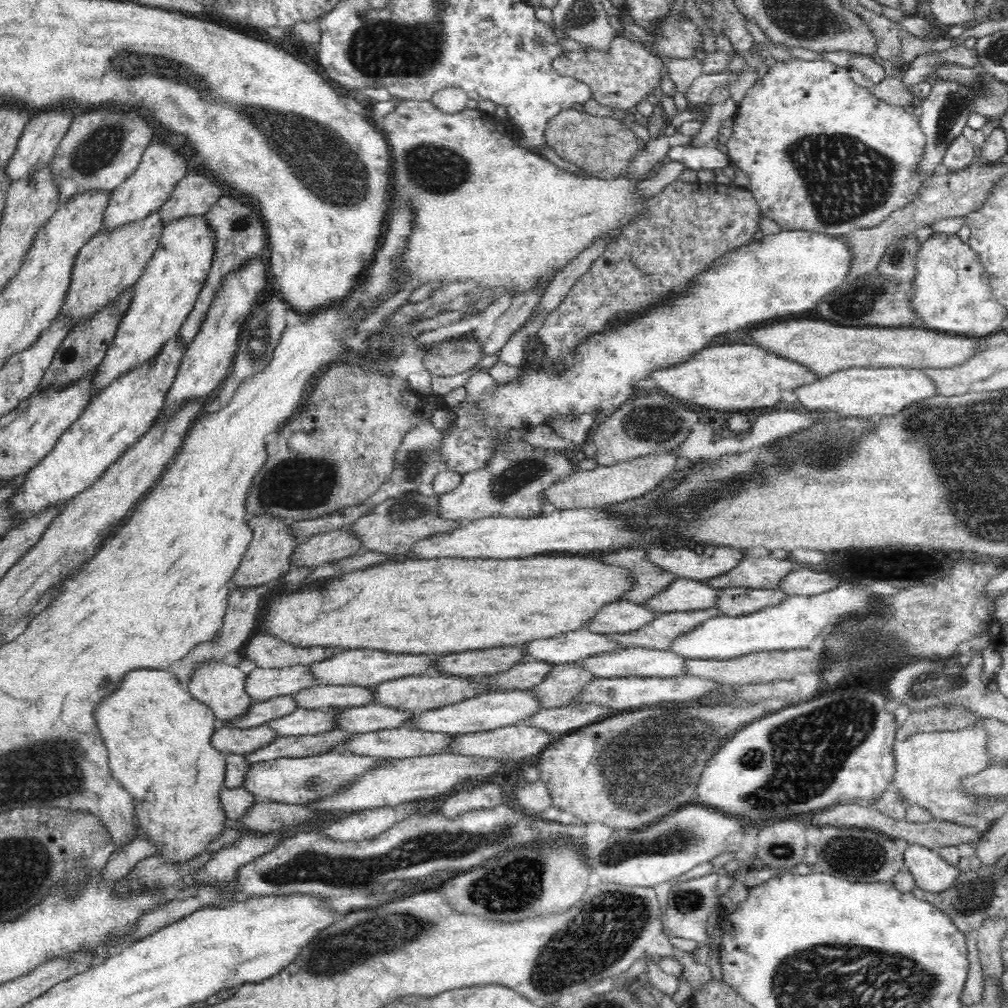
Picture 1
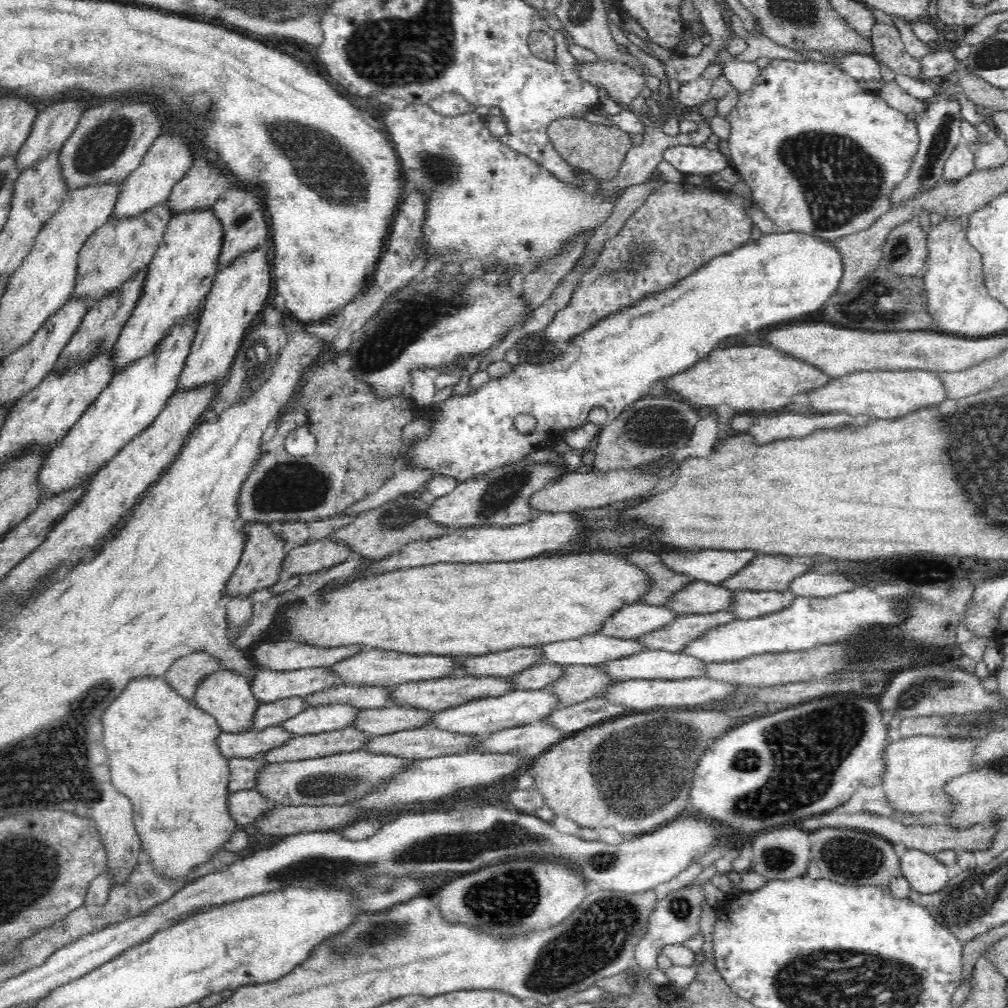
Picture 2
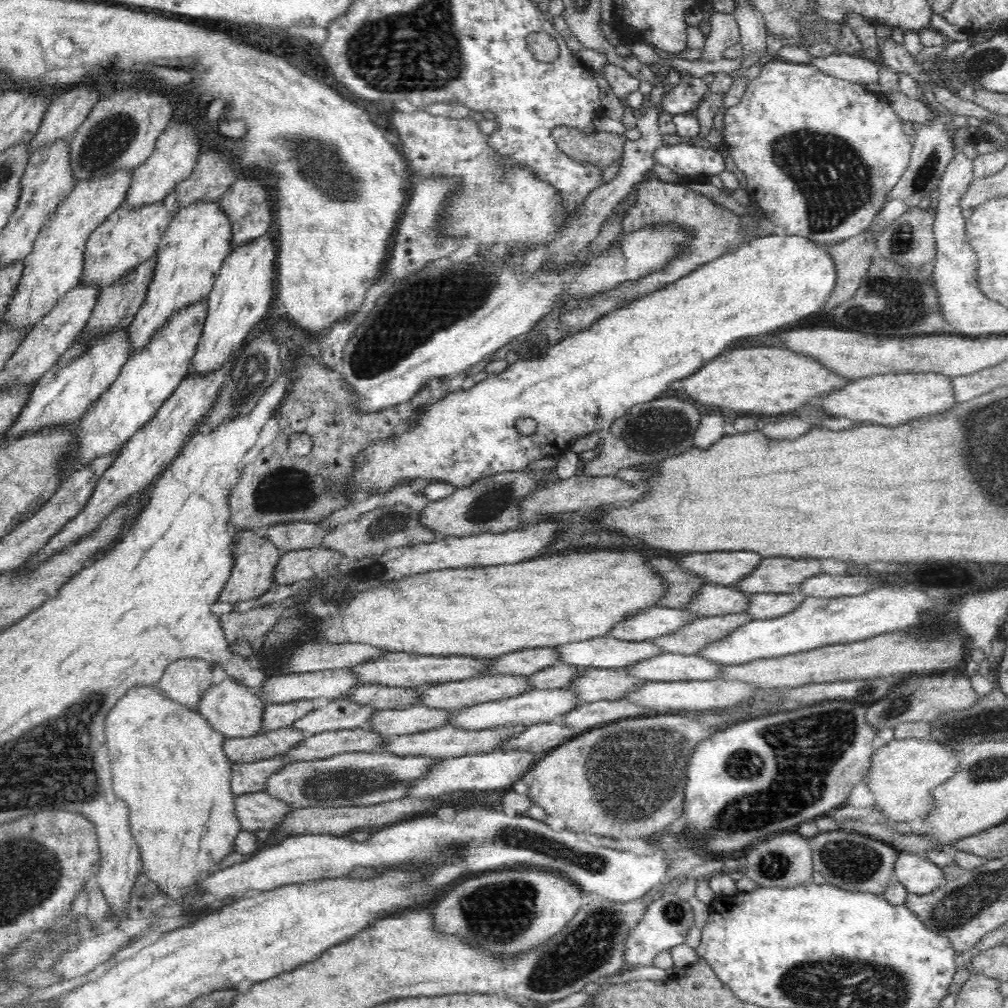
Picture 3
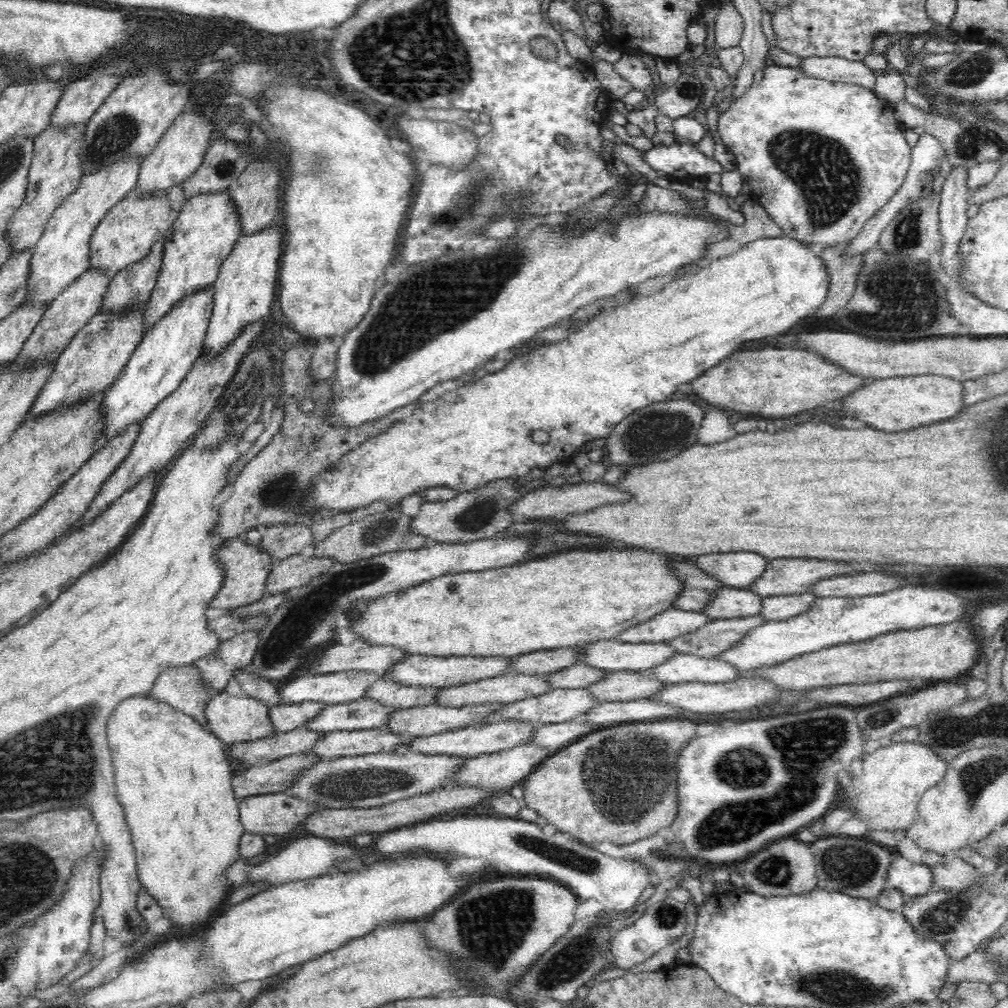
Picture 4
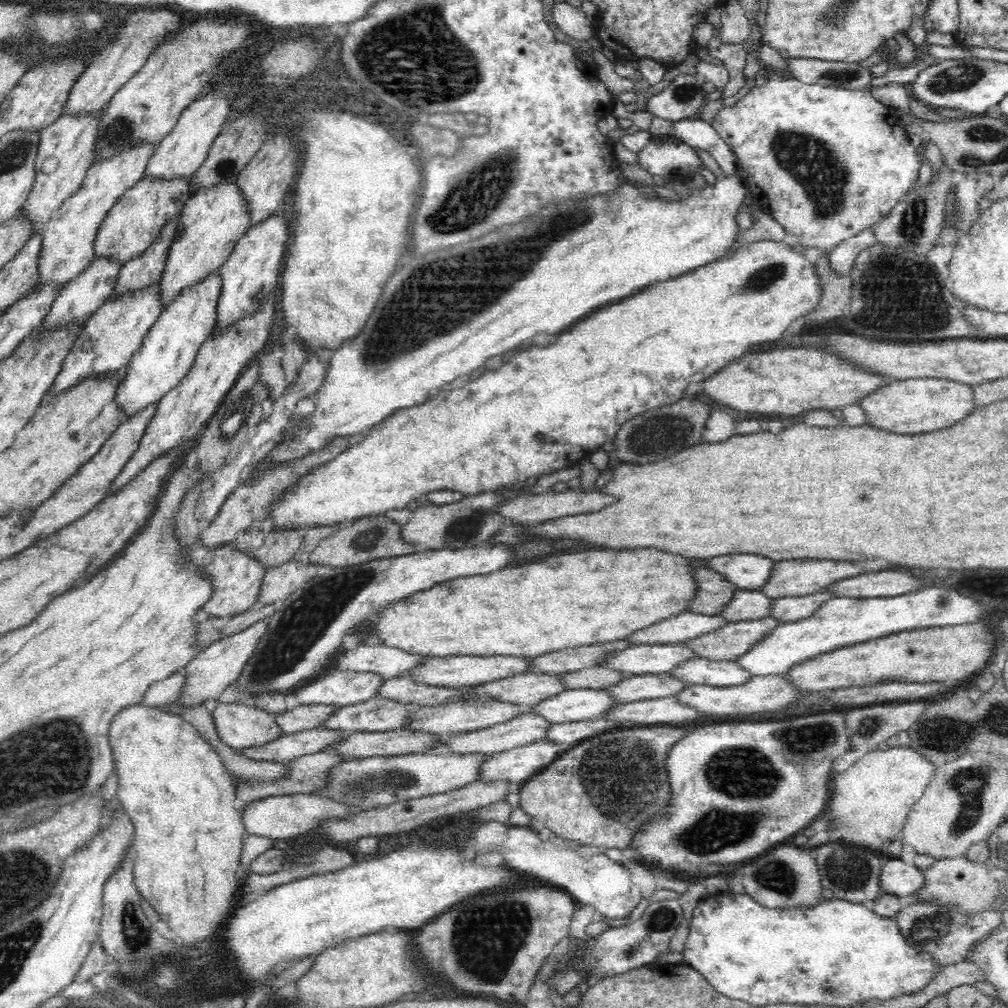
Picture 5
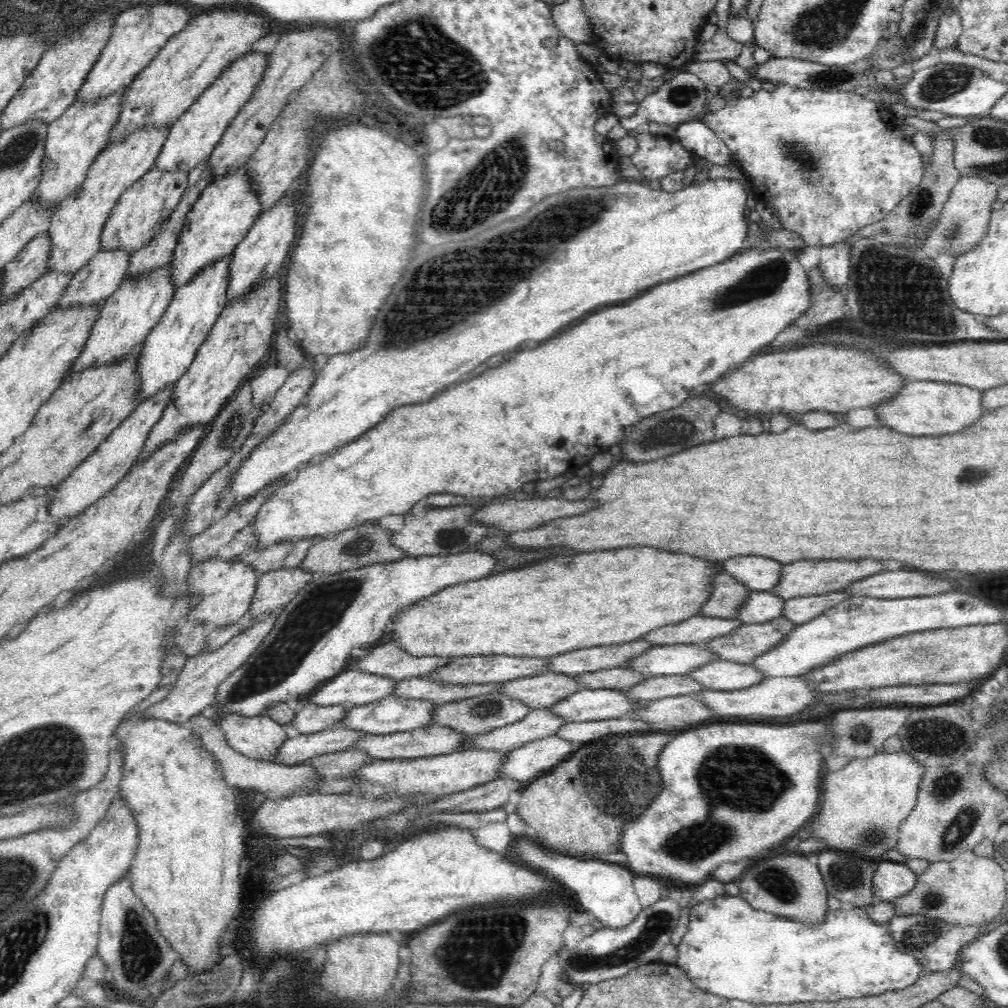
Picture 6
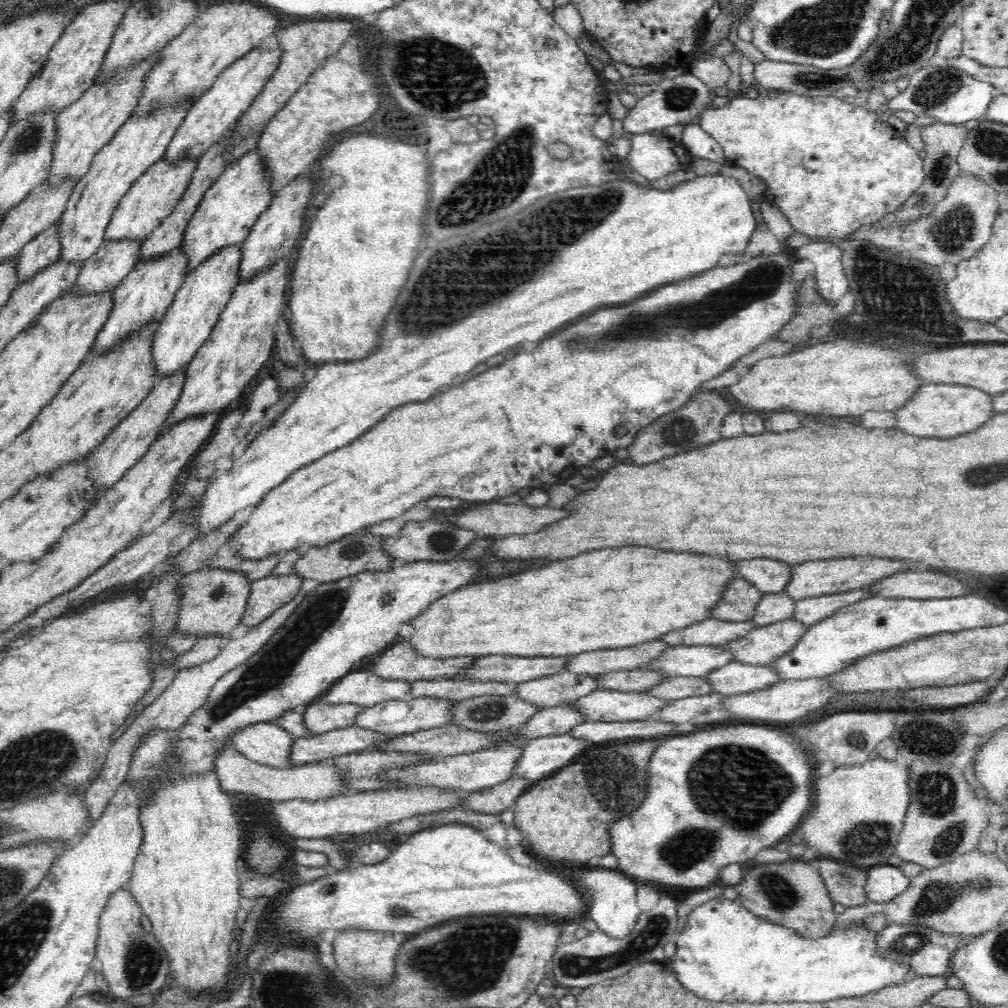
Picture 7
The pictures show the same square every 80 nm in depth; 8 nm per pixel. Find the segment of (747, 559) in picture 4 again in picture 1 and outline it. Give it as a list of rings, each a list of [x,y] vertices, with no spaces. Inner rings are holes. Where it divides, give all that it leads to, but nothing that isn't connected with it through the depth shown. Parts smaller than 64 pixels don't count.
[[[718,545],[704,547],[700,554],[688,547],[672,550],[659,547],[645,551],[649,561],[658,565],[662,570],[685,579],[701,582],[724,575],[725,572],[736,567],[746,555],[755,554],[751,549],[718,547]]]

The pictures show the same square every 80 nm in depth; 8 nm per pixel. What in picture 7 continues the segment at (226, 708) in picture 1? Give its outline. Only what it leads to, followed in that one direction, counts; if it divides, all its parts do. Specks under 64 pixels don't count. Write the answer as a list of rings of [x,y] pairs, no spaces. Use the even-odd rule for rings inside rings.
[[[272,722],[250,725],[232,736],[230,742],[238,752],[254,762],[274,768],[287,769],[294,767],[292,760],[289,760],[289,756],[292,754],[292,746],[295,739],[286,729],[278,726],[276,722]]]

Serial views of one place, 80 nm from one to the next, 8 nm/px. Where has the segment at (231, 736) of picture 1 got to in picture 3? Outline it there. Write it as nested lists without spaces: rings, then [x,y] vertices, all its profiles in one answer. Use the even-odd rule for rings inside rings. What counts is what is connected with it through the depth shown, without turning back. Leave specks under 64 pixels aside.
[[[291,726],[269,730],[244,738],[224,737],[223,751],[232,763],[256,762],[257,760],[279,756],[298,744],[305,735]]]

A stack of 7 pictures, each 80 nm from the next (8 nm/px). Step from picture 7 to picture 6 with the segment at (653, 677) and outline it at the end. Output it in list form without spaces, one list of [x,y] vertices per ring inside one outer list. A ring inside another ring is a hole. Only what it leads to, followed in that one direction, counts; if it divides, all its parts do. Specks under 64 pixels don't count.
[[[622,667],[576,675],[577,683],[583,686],[584,689],[605,688],[610,690],[622,690],[644,679],[646,679],[646,677],[640,675],[640,673]]]

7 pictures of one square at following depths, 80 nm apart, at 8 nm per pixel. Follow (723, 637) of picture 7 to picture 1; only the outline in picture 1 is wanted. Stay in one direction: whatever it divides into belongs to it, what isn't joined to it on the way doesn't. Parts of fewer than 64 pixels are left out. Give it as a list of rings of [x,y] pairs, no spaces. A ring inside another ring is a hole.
[[[622,599],[616,603],[604,606],[585,629],[598,634],[624,634],[642,628],[660,612],[650,610],[638,603]]]

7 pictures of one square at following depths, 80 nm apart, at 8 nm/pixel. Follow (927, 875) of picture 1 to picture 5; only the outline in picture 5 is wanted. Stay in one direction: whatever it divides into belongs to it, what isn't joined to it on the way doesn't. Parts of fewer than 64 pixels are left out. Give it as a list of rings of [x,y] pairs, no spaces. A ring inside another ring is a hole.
[[[887,857],[881,875],[884,894],[898,897],[911,896],[918,893],[923,884],[923,872],[916,865],[908,865],[898,857]]]

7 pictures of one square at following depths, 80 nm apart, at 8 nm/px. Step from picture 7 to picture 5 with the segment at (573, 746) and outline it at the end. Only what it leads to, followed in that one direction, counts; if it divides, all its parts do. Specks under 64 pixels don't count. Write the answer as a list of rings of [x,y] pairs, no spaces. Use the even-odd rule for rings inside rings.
[[[542,738],[524,746],[489,755],[485,763],[481,764],[480,780],[507,780],[521,785],[532,775],[542,772],[547,764],[555,761],[564,752],[558,745]]]

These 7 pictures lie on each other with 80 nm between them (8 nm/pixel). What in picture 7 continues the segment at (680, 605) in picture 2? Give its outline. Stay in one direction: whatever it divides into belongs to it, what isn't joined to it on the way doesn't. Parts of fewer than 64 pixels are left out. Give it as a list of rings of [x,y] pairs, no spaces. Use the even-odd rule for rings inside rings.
[[[785,592],[765,593],[757,604],[752,622],[758,627],[780,623],[793,618],[794,607],[797,601],[790,598]]]

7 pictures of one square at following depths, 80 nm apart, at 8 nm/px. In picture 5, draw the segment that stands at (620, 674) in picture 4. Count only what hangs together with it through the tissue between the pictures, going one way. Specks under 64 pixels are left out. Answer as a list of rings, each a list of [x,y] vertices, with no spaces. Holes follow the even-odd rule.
[[[670,674],[628,675],[605,691],[615,702],[633,703],[641,700],[672,697],[686,688],[689,682],[674,679]]]

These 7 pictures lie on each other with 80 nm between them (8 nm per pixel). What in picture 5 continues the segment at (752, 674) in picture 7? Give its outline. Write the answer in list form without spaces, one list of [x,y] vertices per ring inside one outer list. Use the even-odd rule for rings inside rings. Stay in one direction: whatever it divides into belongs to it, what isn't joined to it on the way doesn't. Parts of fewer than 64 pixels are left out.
[[[696,657],[675,666],[668,674],[689,684],[736,686],[748,682],[752,675],[735,661],[708,660]]]

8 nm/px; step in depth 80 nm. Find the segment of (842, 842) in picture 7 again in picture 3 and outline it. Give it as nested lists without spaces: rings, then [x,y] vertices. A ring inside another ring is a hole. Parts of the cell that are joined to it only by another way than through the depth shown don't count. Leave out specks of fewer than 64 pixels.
[[[894,738],[874,752],[866,786],[886,820],[911,822],[914,818],[928,816],[930,808],[934,808],[930,792],[942,782],[950,780],[954,772],[958,772],[958,752],[936,739]]]

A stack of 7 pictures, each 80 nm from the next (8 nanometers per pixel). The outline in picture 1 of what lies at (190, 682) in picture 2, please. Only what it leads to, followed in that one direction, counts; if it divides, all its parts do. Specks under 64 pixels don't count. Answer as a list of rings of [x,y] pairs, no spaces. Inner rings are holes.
[[[236,587],[230,591],[227,599],[227,609],[223,618],[220,635],[217,636],[216,642],[206,642],[197,644],[184,658],[180,660],[180,668],[173,673],[179,678],[180,683],[187,688],[187,682],[192,678],[194,669],[204,661],[220,660],[226,658],[227,652],[237,651],[240,646],[244,645],[252,636],[250,632],[256,623],[256,614],[260,609],[260,602],[263,597],[258,594],[257,587]]]

